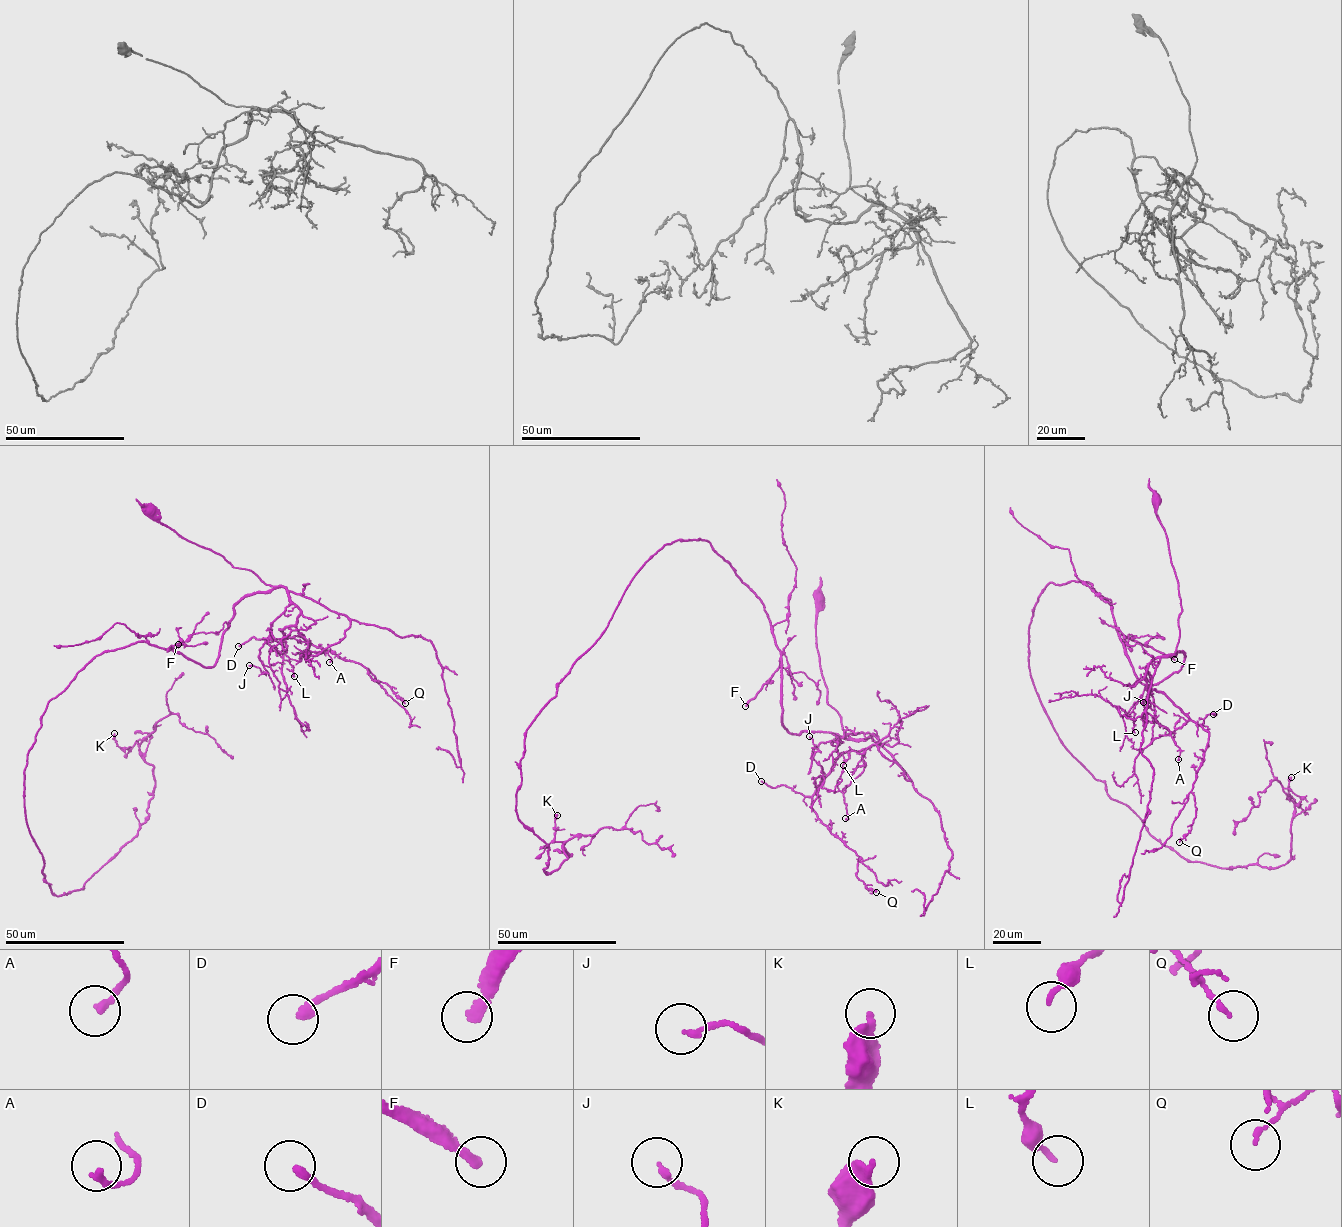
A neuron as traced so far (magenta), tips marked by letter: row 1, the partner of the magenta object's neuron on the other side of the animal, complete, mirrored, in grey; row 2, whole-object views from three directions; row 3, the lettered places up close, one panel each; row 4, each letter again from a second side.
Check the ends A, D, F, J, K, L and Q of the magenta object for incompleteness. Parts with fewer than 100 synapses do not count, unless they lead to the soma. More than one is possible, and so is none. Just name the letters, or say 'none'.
F

